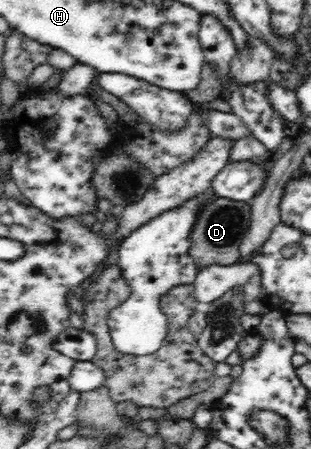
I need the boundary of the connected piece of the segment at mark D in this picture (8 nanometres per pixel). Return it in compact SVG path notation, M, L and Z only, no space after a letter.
M215 196L200 212L193 224L188 256L199 271L213 264L228 266L239 263L239 249L251 221L250 201L233 201Z

